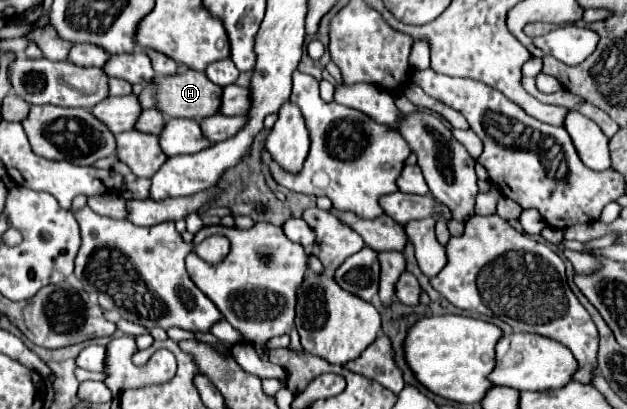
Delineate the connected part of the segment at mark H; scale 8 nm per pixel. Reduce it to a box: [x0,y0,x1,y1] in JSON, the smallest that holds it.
[154,69,220,117]

